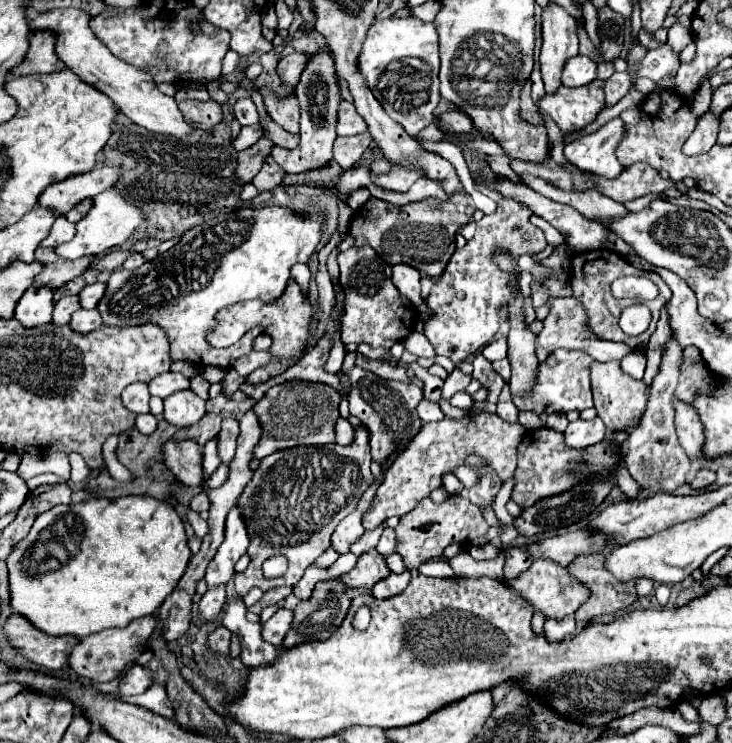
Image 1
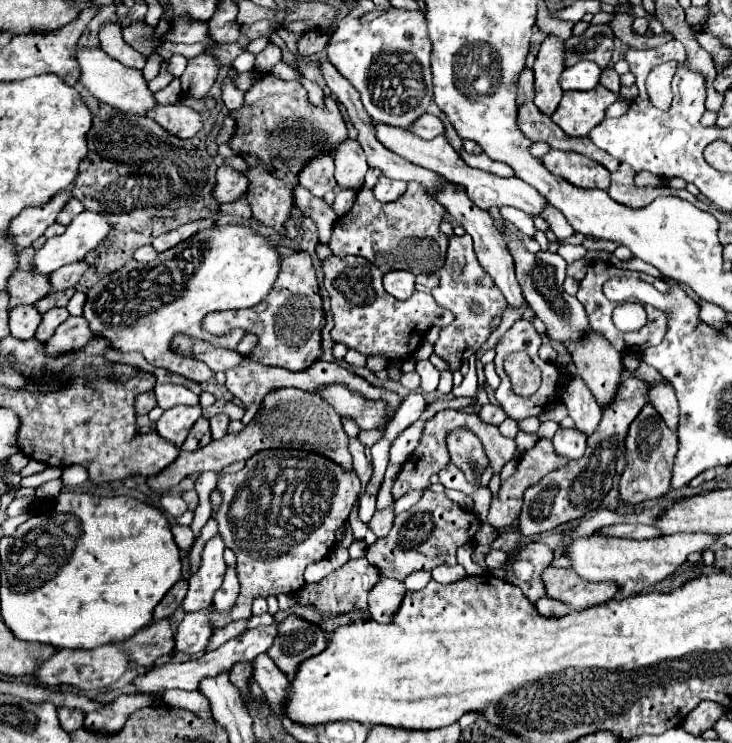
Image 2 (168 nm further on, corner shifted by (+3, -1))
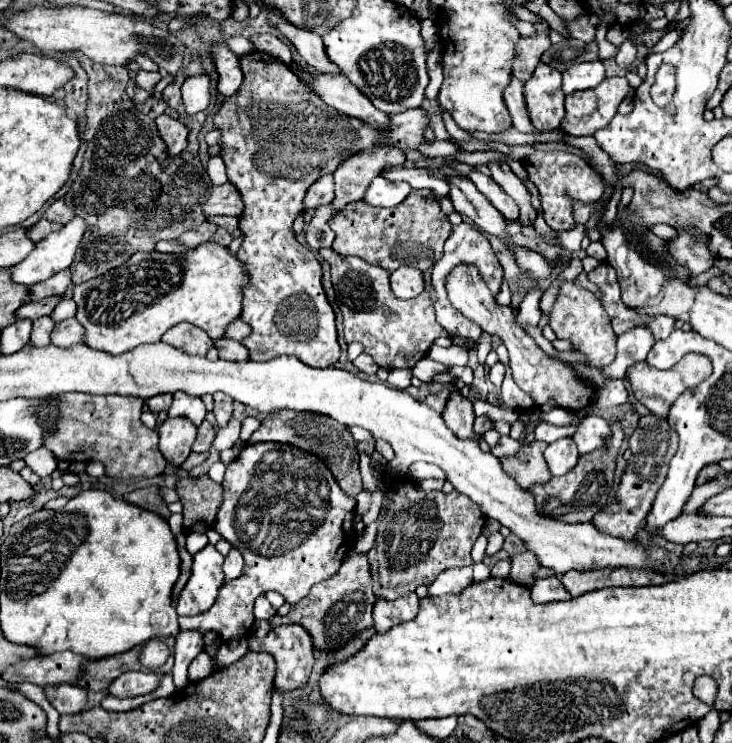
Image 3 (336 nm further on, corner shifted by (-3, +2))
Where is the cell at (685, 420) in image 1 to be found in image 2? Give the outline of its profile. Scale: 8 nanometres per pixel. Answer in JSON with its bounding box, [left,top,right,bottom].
[648,383,678,431]

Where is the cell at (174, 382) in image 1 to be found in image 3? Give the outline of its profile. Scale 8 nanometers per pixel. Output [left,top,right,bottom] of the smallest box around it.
[168,392,206,424]

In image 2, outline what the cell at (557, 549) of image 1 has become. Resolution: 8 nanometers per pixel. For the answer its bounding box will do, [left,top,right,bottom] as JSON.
[598,523,662,539]

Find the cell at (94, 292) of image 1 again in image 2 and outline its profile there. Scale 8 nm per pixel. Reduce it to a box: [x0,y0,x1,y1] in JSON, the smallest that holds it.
[66,291,86,315]

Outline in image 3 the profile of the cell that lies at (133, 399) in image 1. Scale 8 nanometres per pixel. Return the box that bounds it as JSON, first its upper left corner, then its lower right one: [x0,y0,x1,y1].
[146,394,172,412]

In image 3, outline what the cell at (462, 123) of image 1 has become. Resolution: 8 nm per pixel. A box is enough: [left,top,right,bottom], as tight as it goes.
[214,52,434,368]

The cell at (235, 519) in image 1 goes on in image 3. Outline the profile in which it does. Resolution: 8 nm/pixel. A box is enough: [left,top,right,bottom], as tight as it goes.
[176,544,224,616]

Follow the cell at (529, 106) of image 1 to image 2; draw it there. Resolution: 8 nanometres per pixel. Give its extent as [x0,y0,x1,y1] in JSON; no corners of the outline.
[518,67,534,103]

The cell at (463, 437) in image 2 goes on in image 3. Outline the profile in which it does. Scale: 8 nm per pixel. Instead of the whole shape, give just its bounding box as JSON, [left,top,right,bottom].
[442,390,482,440]

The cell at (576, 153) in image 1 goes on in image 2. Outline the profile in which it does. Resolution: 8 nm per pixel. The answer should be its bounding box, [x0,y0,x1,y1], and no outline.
[544,151,610,189]

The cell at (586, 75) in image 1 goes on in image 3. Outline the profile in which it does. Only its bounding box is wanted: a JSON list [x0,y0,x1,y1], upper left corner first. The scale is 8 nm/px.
[562,60,606,94]

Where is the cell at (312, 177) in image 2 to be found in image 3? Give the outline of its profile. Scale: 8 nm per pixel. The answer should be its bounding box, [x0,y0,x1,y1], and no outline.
[304,174,334,210]

